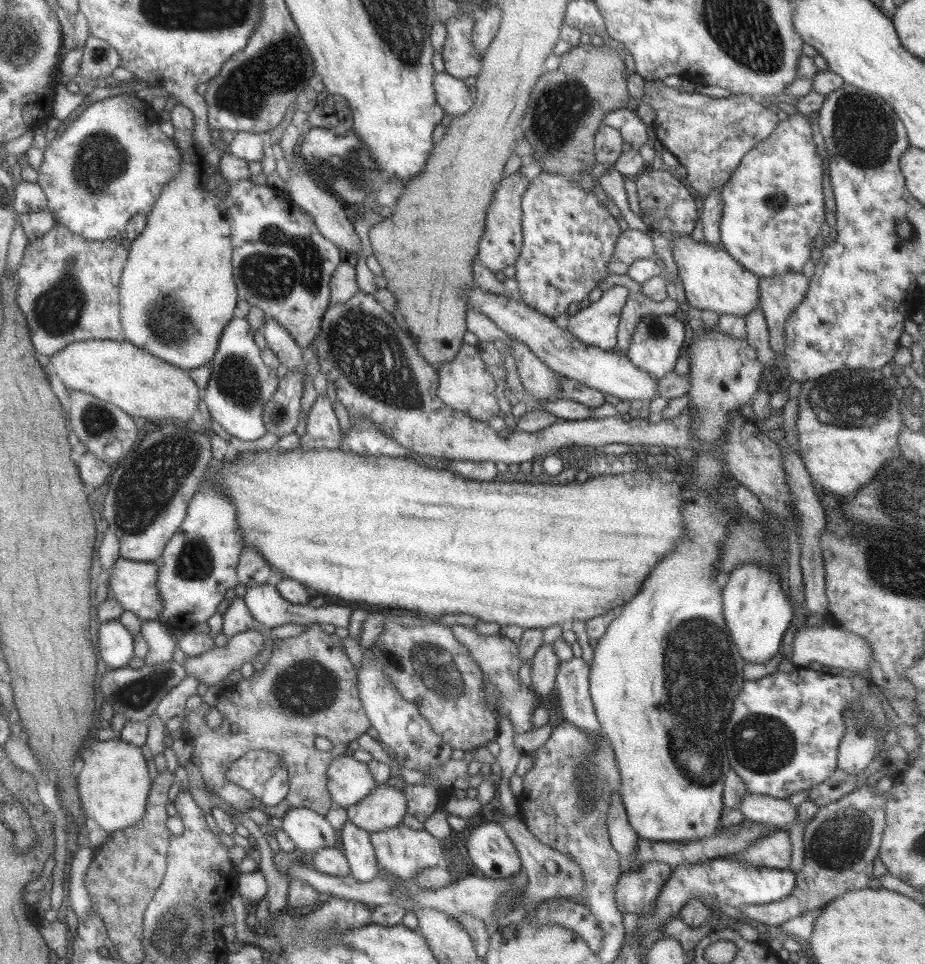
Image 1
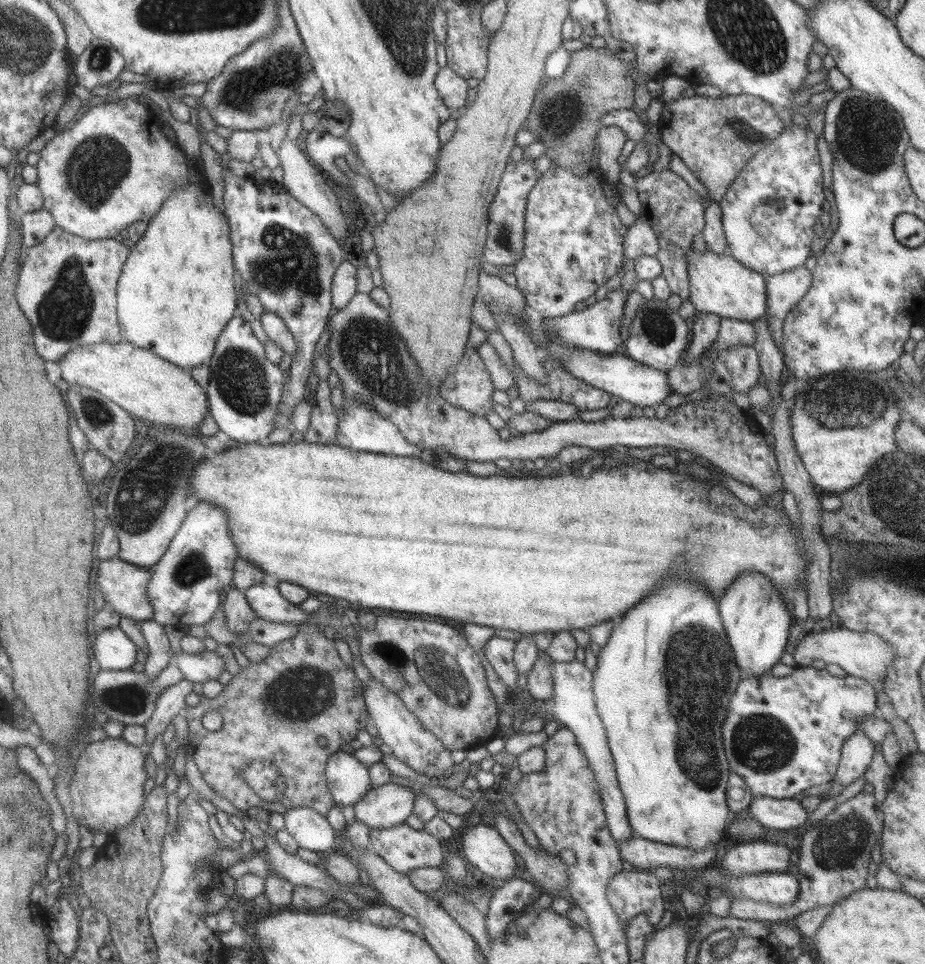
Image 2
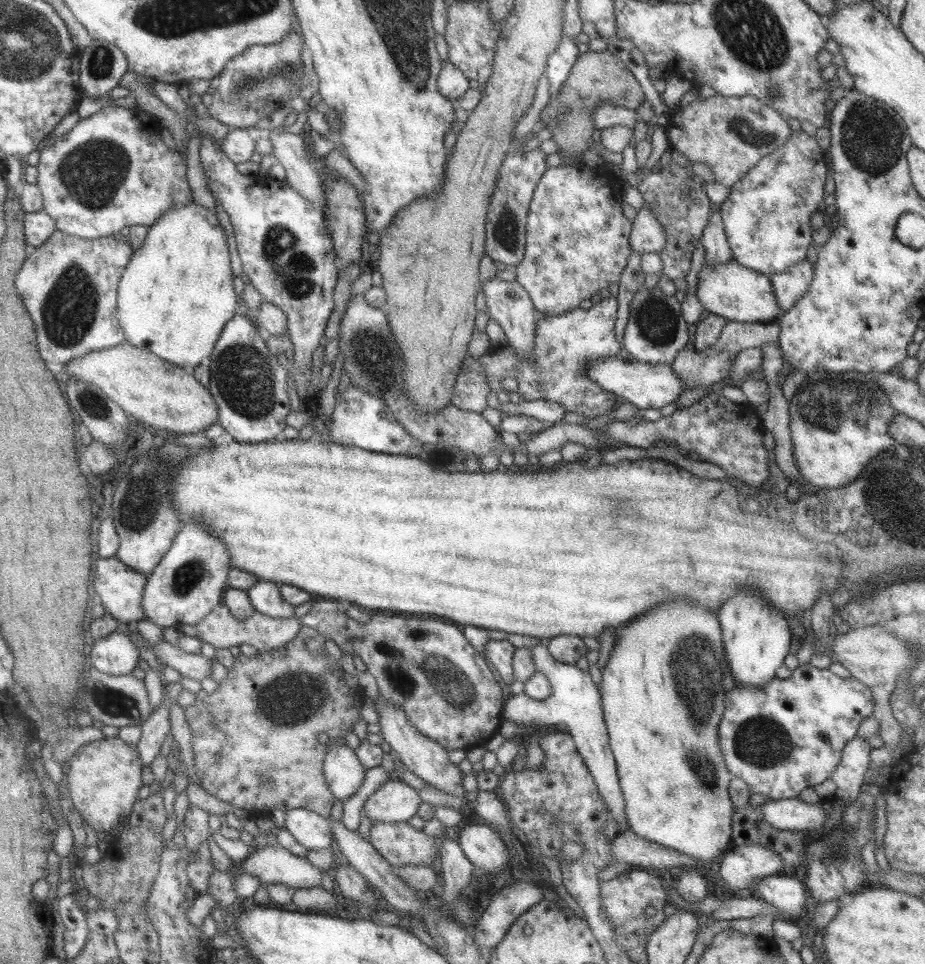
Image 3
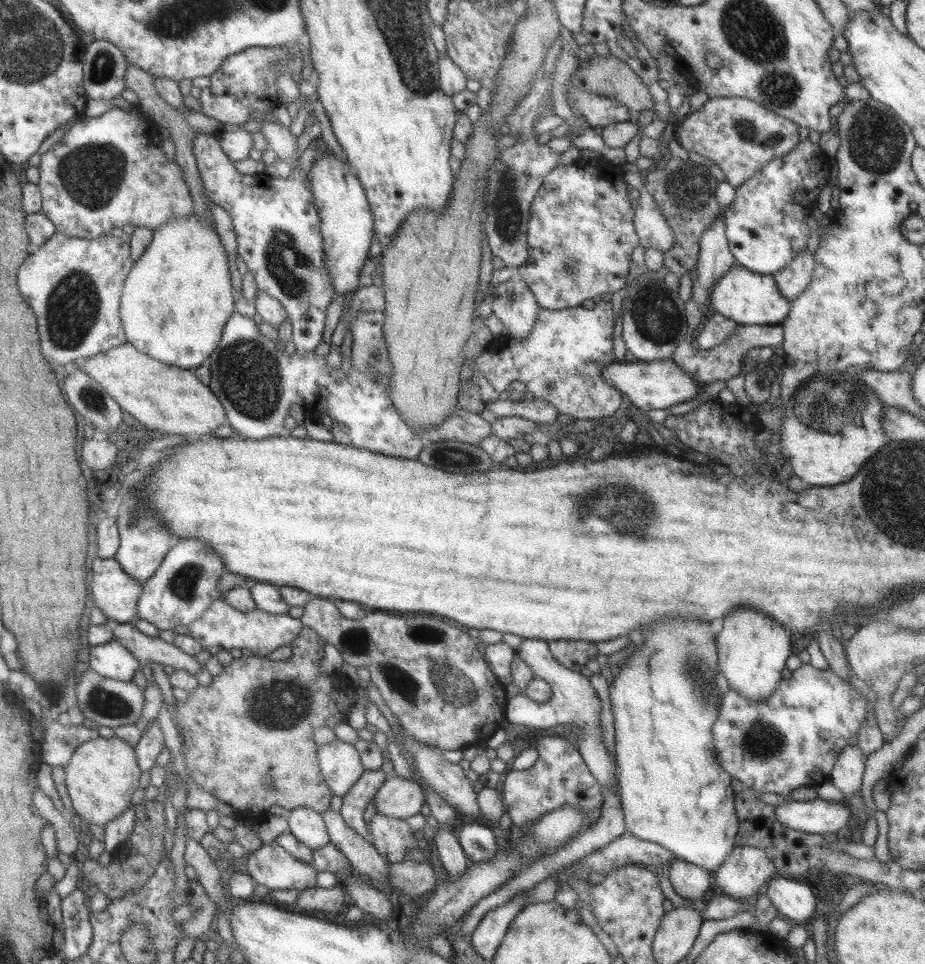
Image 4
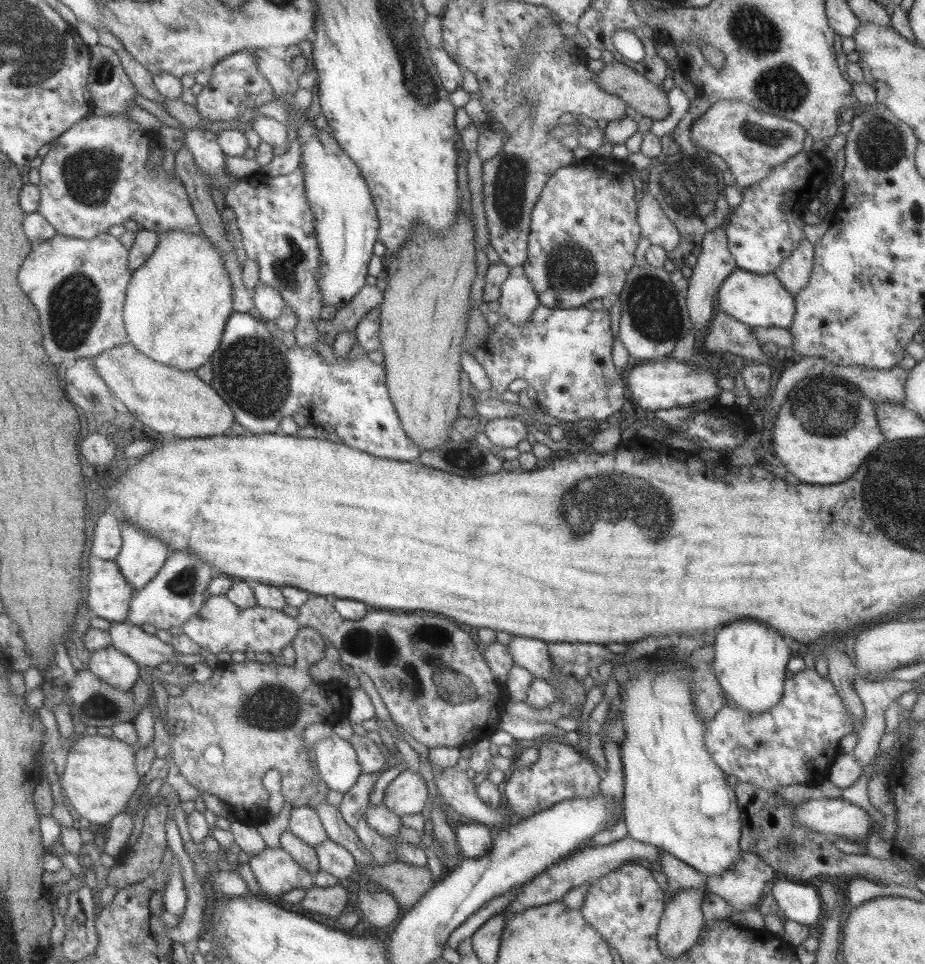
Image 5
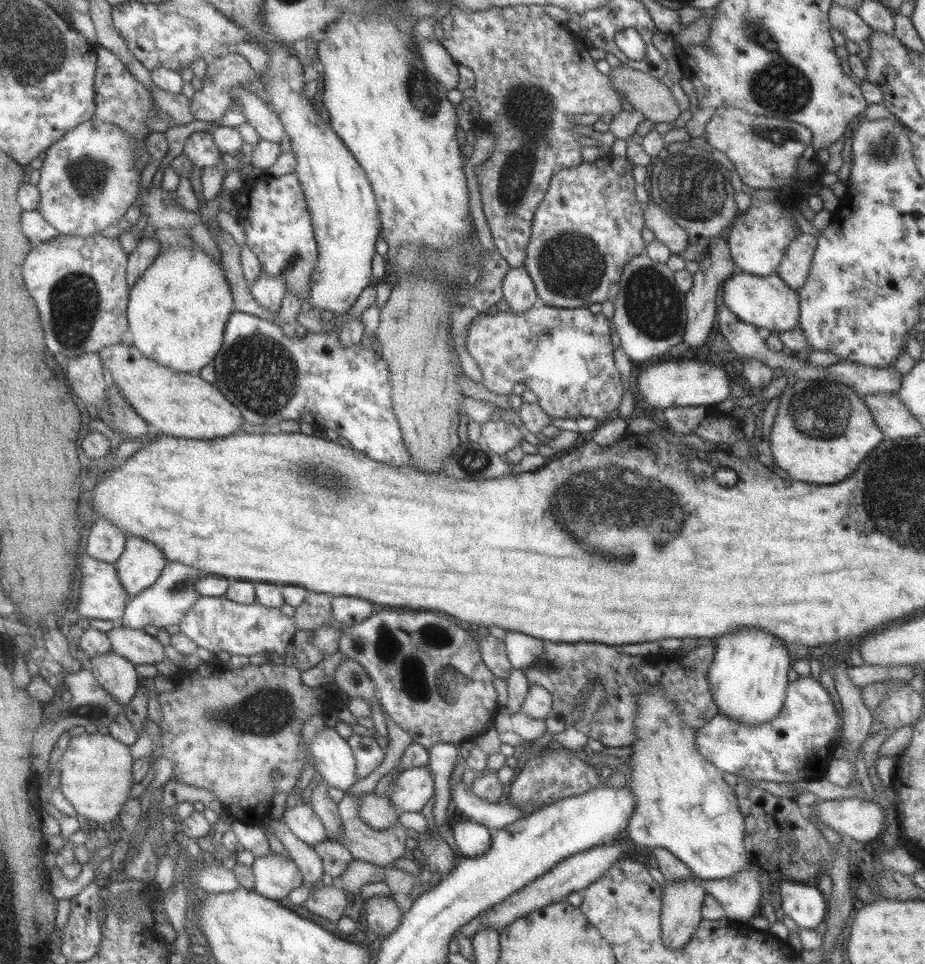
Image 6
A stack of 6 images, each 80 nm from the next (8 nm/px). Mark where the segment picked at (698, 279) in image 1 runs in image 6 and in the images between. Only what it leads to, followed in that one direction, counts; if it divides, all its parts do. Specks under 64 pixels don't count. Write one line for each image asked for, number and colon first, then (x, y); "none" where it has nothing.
2: (718, 284)
3: (730, 290)
4: (745, 297)
5: (756, 300)
6: (766, 302)

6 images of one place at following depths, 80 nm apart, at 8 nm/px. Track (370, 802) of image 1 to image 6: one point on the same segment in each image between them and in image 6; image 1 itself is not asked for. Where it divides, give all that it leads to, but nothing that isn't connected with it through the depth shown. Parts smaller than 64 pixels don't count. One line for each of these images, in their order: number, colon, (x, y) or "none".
2: (387, 805)
3: (394, 801)
4: (398, 798)
5: (406, 794)
6: (412, 788)

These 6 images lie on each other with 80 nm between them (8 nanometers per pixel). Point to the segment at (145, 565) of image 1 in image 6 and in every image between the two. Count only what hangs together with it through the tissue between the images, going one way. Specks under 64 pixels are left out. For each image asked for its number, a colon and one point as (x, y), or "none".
2: (122, 585)
3: (119, 589)
4: (115, 594)
5: (108, 595)
6: (101, 595)

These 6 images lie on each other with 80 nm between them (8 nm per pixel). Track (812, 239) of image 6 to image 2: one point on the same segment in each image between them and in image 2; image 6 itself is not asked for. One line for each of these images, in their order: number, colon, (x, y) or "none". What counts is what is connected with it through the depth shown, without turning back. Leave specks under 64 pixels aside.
2: (783, 291)
3: (788, 286)
4: (792, 280)
5: (793, 273)

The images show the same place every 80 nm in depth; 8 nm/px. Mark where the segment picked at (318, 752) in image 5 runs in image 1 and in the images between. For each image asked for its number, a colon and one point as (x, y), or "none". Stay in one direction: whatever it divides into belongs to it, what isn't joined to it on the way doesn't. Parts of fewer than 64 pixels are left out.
1: (348, 780)
2: (347, 779)
3: (343, 773)
4: (339, 762)

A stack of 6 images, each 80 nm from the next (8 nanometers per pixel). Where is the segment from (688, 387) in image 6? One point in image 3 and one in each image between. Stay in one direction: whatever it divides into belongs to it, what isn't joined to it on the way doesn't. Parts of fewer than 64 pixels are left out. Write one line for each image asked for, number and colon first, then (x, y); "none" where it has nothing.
3: (644, 385)
4: (652, 385)
5: (660, 384)

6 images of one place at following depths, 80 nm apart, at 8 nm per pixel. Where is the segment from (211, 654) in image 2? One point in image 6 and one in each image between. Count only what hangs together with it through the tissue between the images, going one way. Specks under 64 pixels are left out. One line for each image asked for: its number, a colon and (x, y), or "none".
3: (195, 666)
4: (145, 649)
5: (145, 650)
6: (135, 645)

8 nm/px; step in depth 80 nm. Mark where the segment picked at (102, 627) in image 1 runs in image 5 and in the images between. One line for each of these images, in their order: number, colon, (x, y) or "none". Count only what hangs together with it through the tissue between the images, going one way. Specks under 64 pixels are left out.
2: (113, 650)
3: (113, 654)
4: (111, 660)
5: (113, 667)

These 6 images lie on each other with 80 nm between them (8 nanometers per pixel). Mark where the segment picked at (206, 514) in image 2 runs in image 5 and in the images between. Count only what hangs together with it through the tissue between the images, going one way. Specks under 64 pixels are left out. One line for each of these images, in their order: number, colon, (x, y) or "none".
3: (188, 582)
4: (185, 584)
5: (177, 592)

